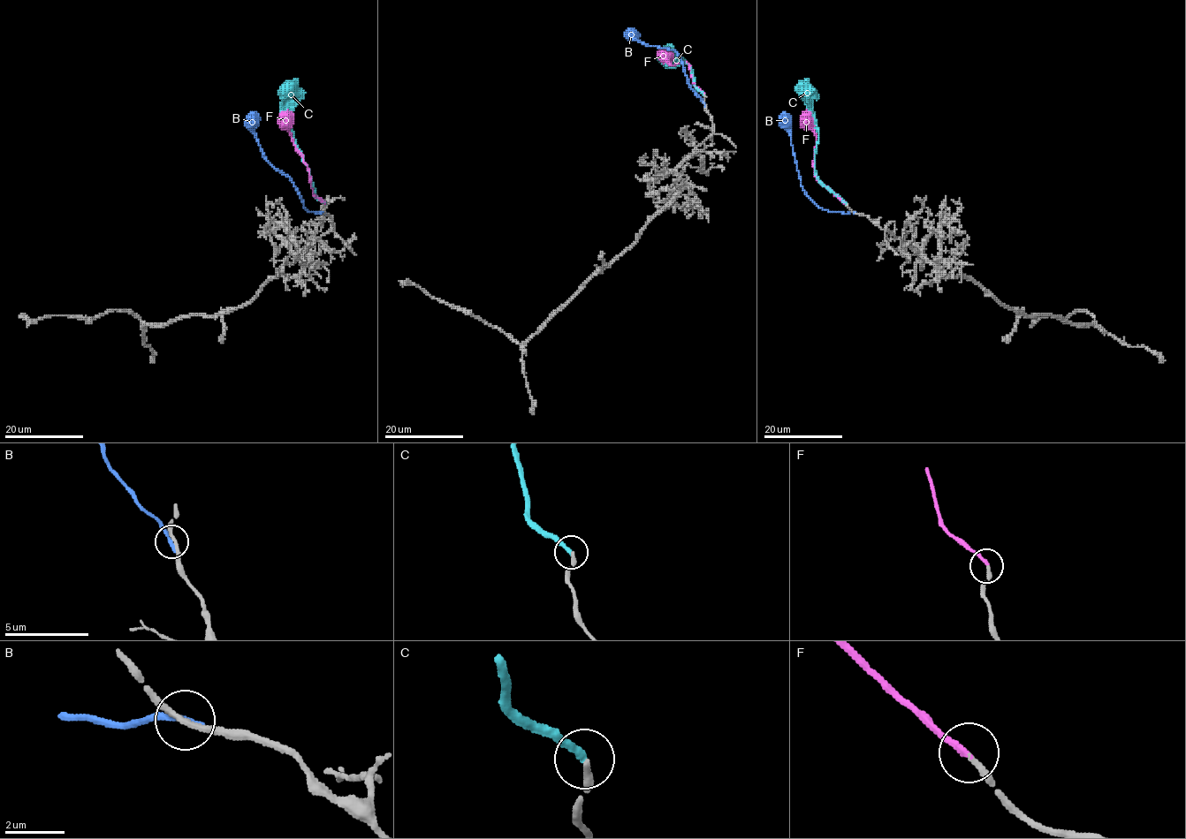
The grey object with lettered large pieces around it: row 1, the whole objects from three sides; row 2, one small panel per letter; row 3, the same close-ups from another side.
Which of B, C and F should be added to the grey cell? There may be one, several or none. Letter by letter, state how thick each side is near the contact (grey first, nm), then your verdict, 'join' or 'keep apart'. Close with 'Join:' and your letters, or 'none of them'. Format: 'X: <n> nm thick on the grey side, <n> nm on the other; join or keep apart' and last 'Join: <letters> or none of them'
B: 200 nm thick on the grey side, 260 nm on the other; keep apart
C: 200 nm thick on the grey side, 280 nm on the other; keep apart
F: 200 nm thick on the grey side, 220 nm on the other; join
Join: F

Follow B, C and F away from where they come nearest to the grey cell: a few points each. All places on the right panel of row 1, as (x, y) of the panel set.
B: (854, 212), (831, 212), (820, 208), (806, 193), (797, 170), (789, 118), (782, 112)
C: (845, 203), (816, 175), (814, 165), (817, 128), (809, 110), (809, 102), (800, 92), (800, 80)
F: (845, 203), (822, 184), (815, 174), (813, 164), (817, 136), (813, 130), (813, 121), (803, 113)

